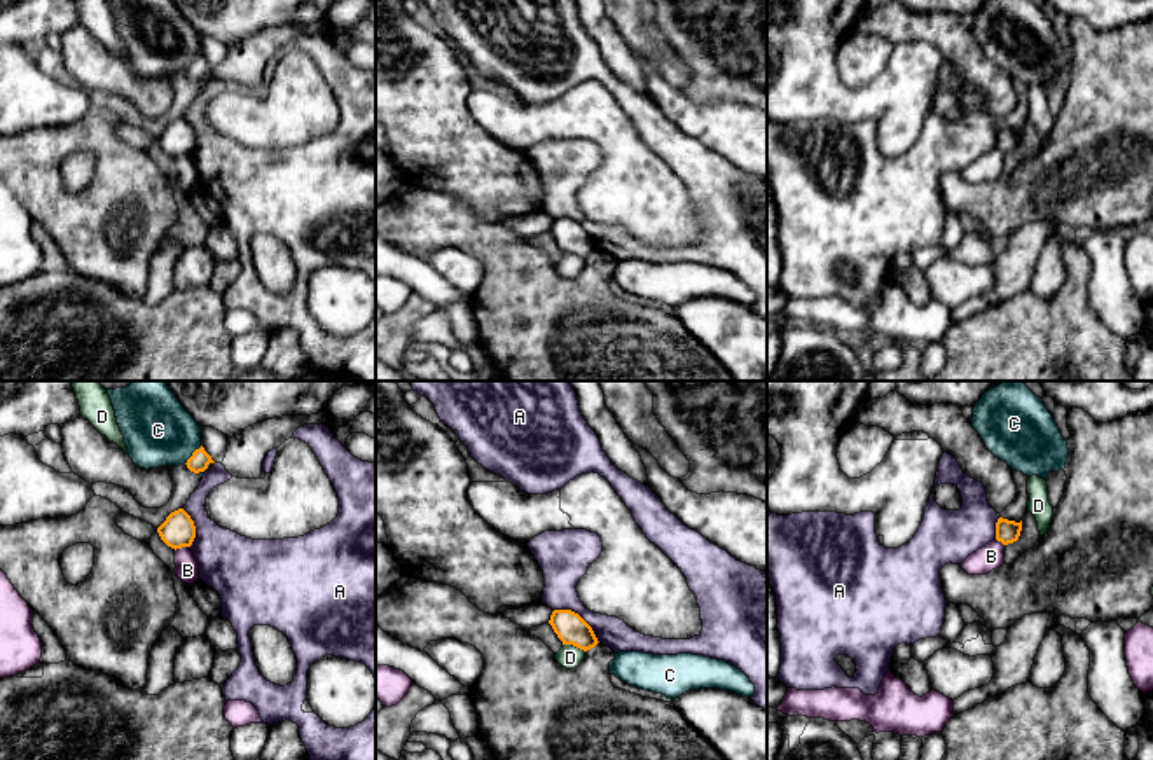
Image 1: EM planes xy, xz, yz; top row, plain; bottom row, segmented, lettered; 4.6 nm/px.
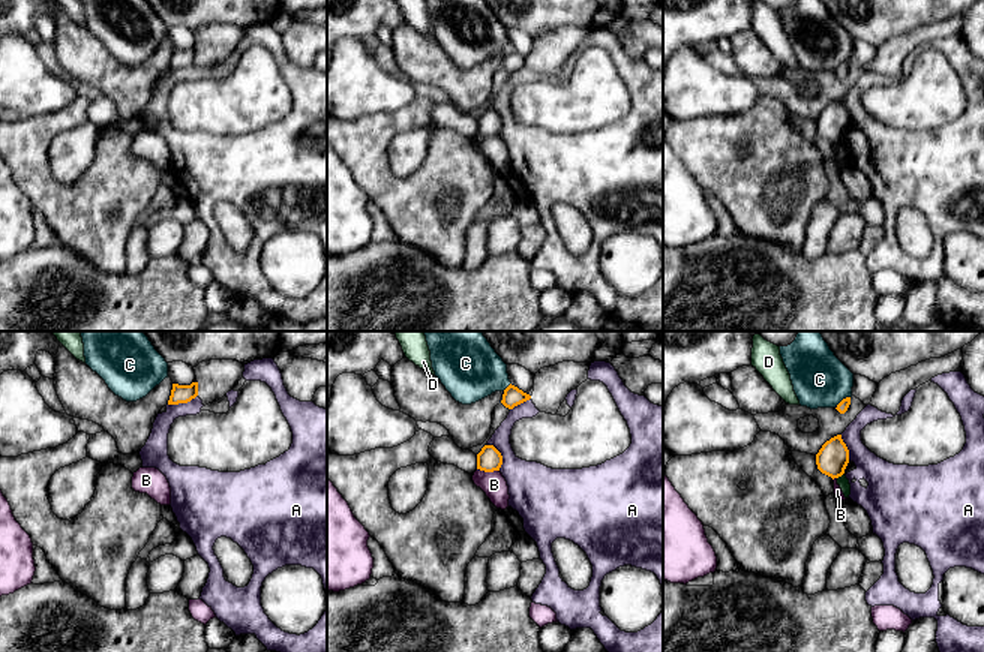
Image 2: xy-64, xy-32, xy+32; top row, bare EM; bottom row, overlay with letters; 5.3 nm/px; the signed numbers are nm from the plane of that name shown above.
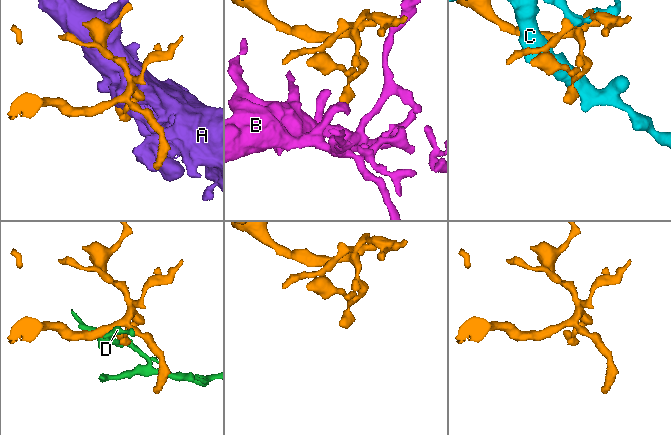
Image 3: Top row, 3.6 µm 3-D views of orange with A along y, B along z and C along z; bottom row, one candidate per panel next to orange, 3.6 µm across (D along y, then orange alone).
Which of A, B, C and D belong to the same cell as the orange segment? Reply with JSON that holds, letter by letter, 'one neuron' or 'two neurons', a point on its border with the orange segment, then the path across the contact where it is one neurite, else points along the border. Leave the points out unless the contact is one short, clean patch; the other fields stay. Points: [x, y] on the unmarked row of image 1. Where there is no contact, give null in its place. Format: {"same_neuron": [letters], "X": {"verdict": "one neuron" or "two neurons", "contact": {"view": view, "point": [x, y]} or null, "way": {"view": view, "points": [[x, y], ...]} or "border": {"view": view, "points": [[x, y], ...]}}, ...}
{"same_neuron": [], "A": {"verdict": "two neurons", "contact": {"view": "xz", "point": [573, 221]}}, "B": {"verdict": "two neurons", "contact": {"view": "xy", "point": [182, 154]}, "border": {"view": "xy", "points": [[189, 154], [175, 159]]}}, "C": {"verdict": "two neurons", "contact": {"view": "xy", "point": [193, 63]}}, "D": {"verdict": "two neurons", "contact": {"view": "xz", "point": [573, 254]}}}

